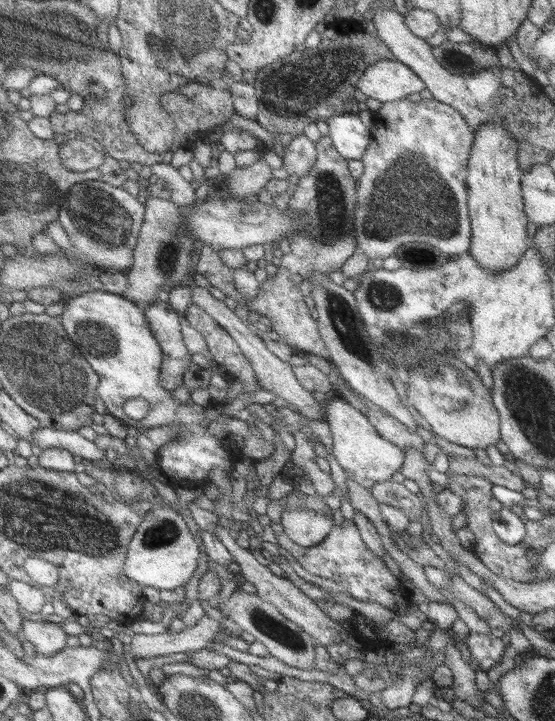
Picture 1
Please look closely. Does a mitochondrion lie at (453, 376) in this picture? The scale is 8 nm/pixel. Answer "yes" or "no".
yes

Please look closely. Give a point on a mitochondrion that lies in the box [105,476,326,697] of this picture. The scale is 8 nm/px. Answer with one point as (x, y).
(267, 624)

